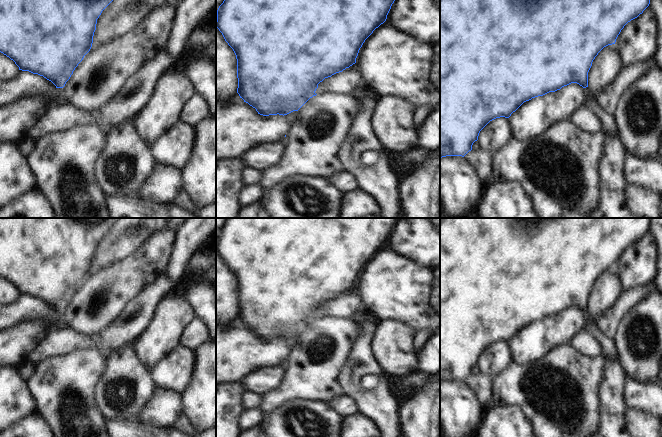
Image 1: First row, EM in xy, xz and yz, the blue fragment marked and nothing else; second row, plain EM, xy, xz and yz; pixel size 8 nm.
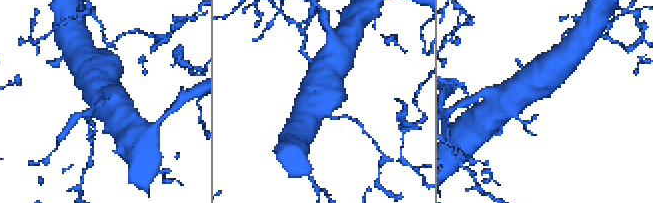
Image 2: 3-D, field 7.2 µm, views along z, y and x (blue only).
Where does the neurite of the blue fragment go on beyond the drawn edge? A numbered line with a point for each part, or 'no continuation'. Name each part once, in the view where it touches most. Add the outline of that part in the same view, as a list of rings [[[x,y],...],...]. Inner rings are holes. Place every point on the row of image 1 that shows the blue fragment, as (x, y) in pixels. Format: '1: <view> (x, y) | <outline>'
1: xy (61, 99) | [[[56,88],[57,91],[57,97],[54,101],[54,105],[64,105],[68,104],[68,98],[66,93],[63,91],[63,88]]]

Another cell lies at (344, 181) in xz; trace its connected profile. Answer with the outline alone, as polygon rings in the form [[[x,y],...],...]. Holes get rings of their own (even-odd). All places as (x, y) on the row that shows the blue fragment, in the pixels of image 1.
[[[346,171],[335,174],[328,178],[328,181],[342,193],[351,192],[358,188],[358,182],[354,175]]]

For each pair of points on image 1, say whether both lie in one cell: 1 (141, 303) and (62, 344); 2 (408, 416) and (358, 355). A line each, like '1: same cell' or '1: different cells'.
1: same cell
2: different cells

